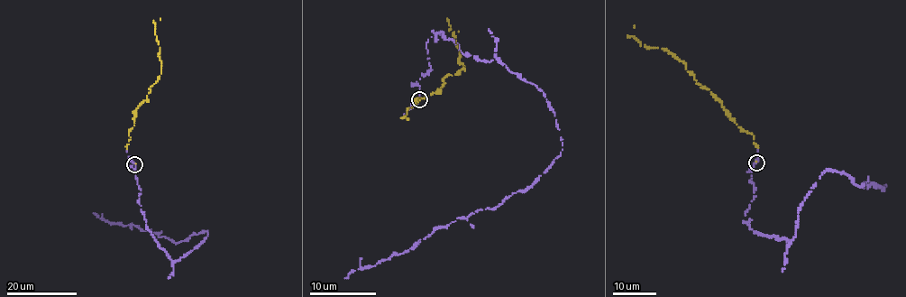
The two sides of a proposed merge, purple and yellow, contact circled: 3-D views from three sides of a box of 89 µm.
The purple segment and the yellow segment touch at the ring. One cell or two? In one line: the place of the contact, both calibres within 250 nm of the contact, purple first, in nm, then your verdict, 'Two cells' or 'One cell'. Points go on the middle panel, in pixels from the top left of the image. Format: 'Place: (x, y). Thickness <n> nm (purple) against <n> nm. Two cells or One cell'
Place: (419, 99). Thickness 160 nm (purple) against 50 nm. One cell

